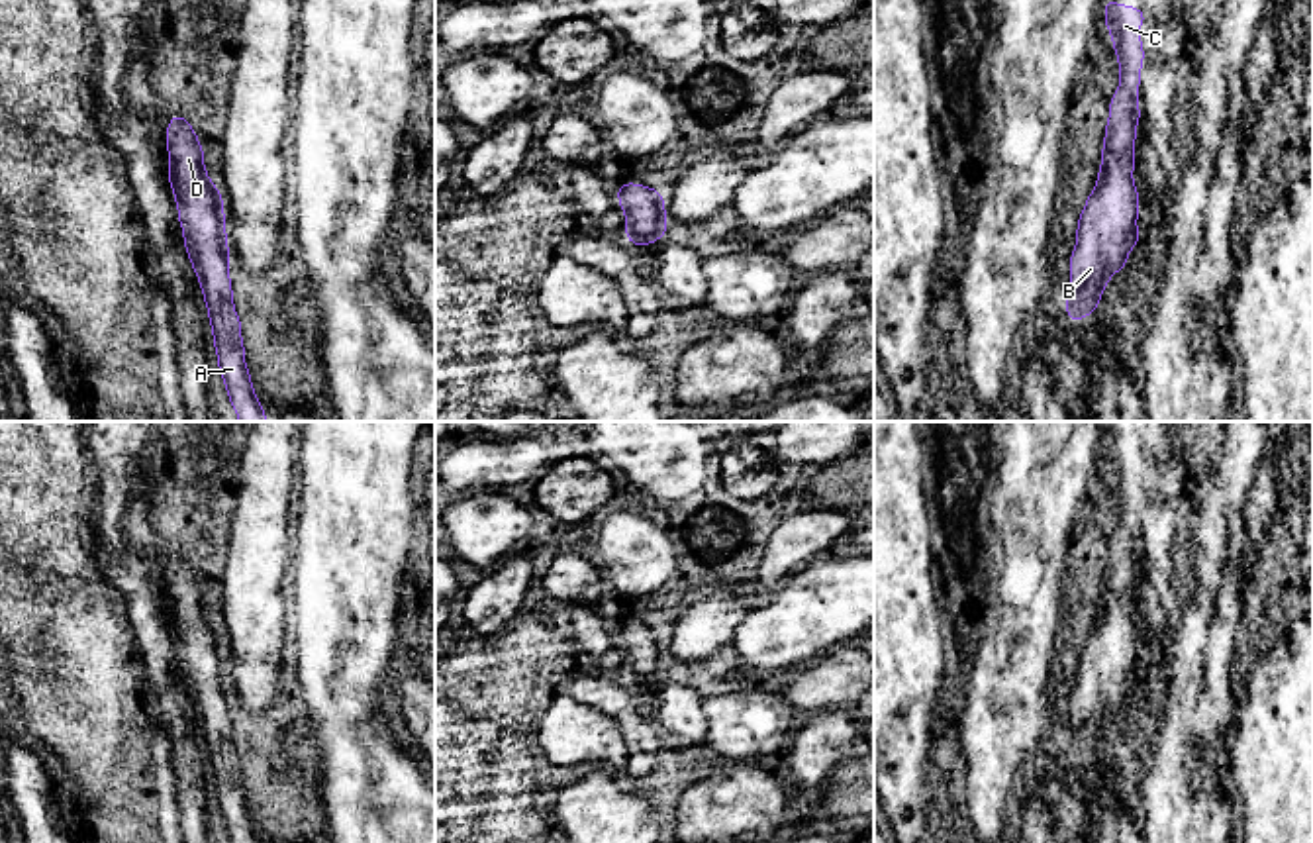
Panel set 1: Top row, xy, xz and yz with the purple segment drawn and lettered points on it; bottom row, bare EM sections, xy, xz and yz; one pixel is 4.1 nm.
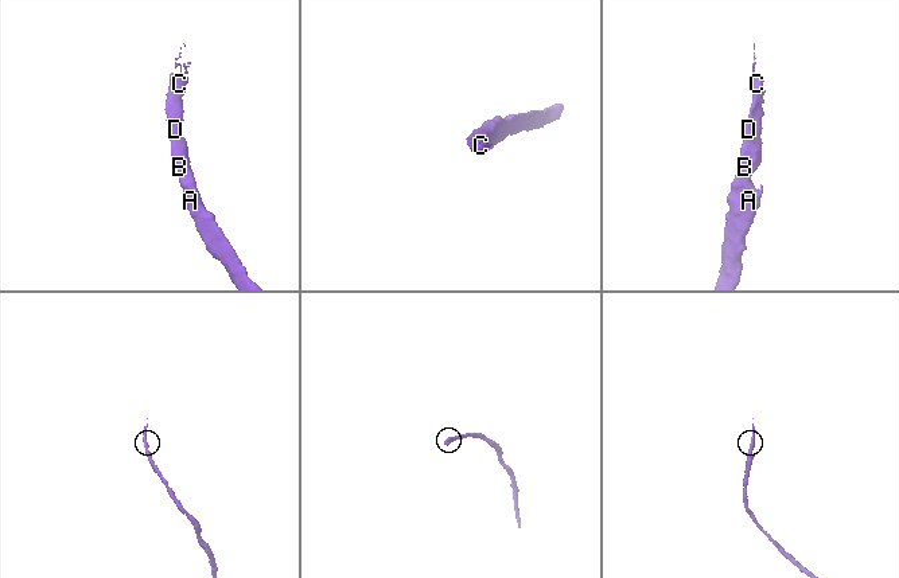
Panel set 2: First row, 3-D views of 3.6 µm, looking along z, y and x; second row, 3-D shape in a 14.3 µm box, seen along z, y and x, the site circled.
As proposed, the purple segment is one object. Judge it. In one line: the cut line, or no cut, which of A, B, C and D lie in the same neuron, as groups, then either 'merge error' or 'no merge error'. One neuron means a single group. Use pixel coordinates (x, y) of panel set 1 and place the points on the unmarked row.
cut none; groups A B C D; no merge error

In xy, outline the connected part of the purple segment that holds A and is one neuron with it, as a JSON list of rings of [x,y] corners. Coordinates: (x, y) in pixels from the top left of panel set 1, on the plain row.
[[[182,553],[169,557],[165,582],[167,616],[178,649],[184,688],[202,725],[227,837],[231,843],[261,843],[245,802],[241,757],[233,745],[223,635],[210,620],[204,586]]]

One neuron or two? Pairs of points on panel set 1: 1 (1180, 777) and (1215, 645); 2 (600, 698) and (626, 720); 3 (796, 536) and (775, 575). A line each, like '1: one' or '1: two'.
1: one
2: one
3: one

